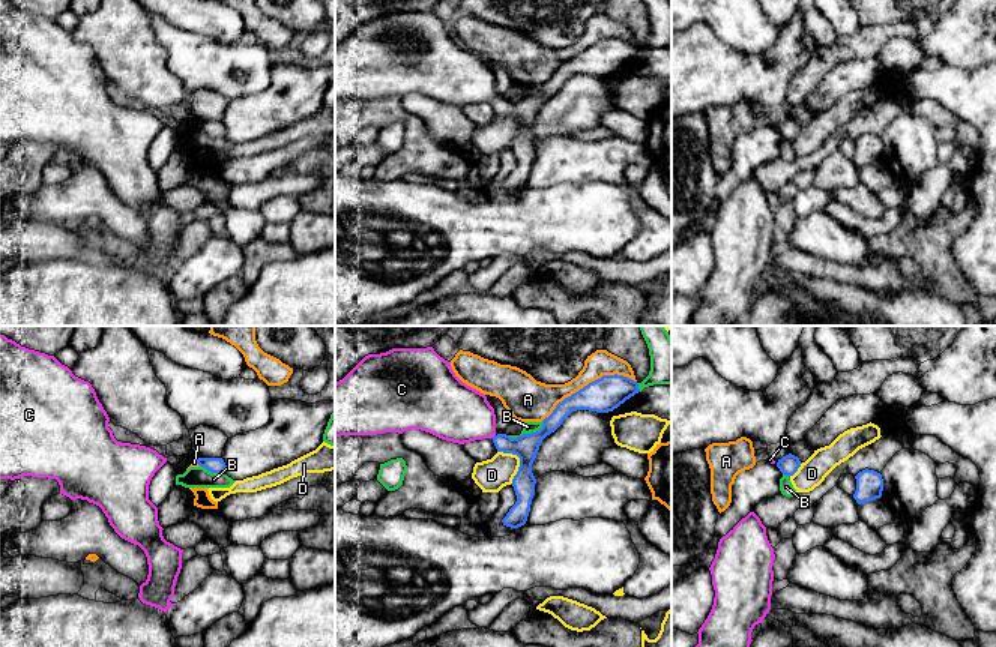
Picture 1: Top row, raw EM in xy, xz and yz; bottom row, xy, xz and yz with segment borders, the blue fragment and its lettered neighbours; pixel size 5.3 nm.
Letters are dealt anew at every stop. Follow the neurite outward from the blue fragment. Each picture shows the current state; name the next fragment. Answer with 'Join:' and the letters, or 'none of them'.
Join: C

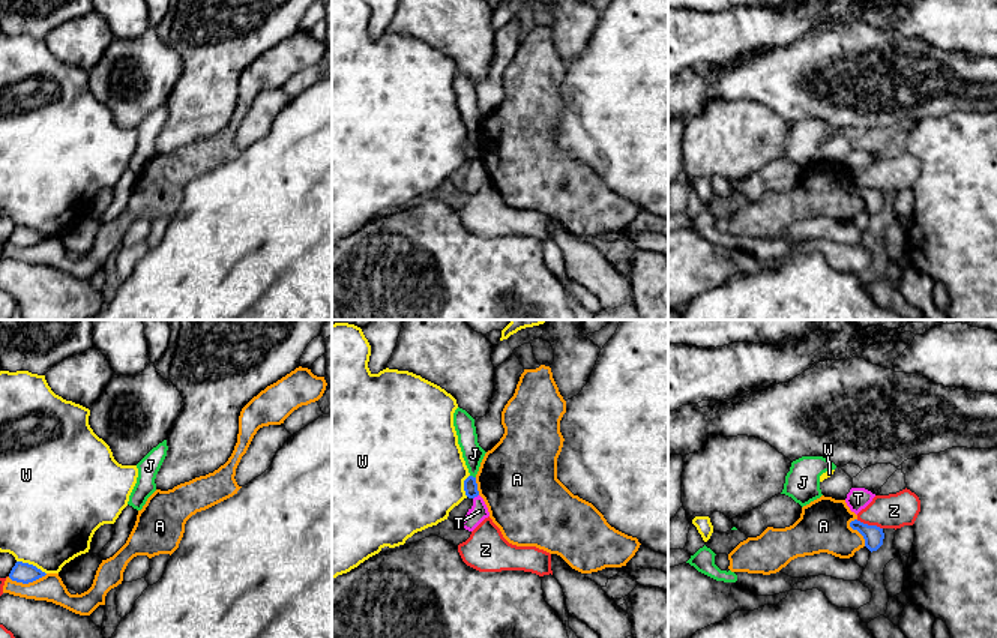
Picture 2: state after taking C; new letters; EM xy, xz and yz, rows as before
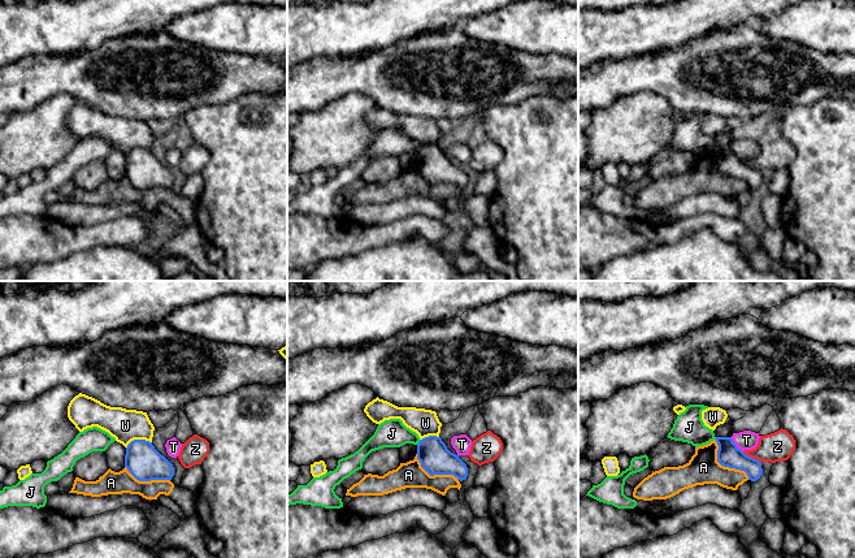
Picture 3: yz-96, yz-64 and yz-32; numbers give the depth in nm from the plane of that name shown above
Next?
Join: none of them

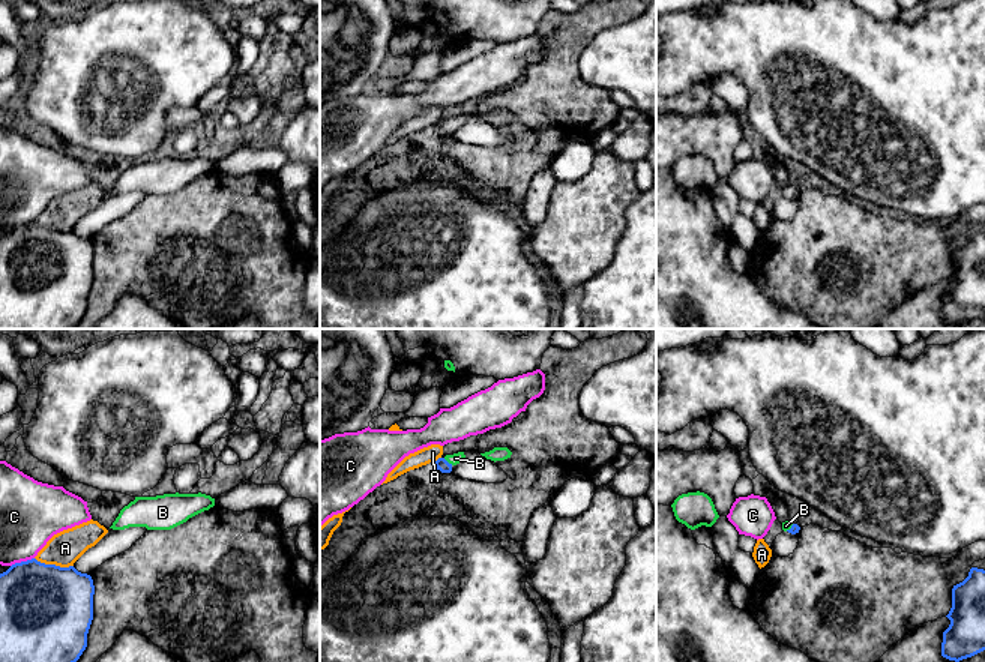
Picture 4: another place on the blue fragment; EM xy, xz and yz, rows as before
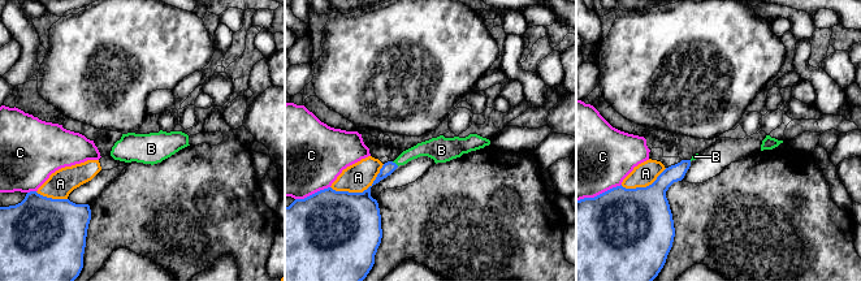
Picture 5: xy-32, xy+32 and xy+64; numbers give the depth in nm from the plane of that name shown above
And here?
Join: B

